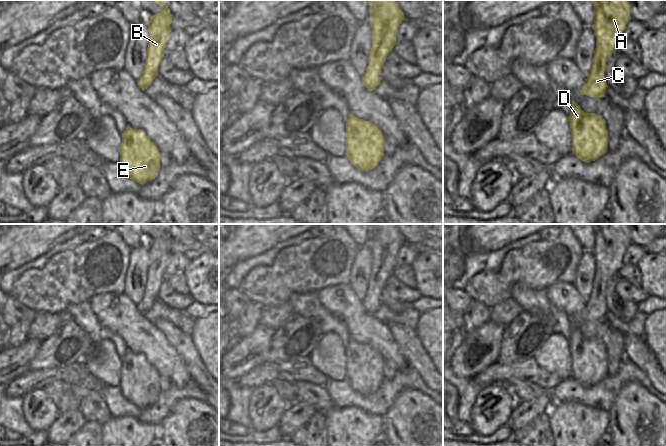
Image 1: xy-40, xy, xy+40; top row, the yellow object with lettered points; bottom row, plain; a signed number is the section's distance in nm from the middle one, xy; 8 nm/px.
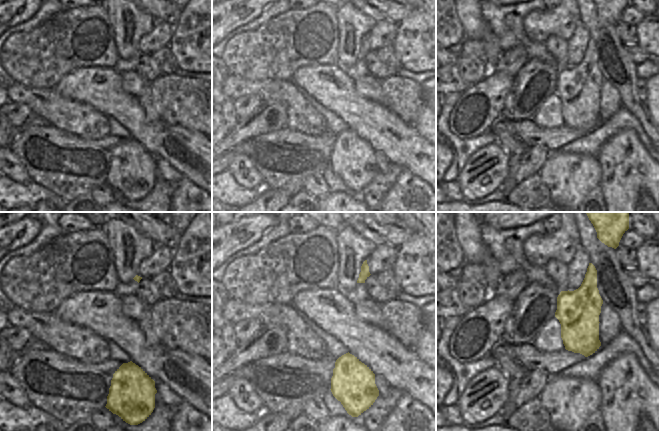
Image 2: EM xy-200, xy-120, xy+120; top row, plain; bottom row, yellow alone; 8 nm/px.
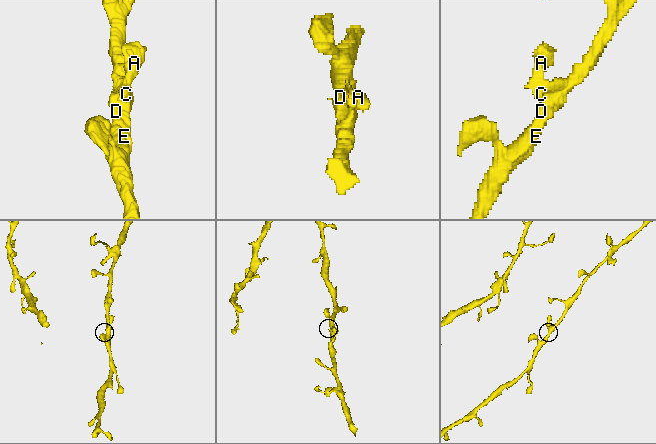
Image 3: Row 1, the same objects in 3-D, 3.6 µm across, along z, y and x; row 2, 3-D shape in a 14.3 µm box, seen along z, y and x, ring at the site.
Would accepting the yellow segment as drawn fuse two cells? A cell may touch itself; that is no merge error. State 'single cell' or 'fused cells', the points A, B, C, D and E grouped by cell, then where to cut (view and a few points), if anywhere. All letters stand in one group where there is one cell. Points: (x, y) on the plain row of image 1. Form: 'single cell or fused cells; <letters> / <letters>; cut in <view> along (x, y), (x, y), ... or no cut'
single cell; A B C D E; no cut

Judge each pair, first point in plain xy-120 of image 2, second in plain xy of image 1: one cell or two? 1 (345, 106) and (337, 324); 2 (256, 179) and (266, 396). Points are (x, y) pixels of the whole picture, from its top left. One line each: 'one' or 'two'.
1: two
2: one

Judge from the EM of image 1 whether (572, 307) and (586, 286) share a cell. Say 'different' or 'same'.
different

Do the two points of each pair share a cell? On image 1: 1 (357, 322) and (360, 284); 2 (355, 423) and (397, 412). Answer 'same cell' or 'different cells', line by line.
1: different cells
2: different cells

